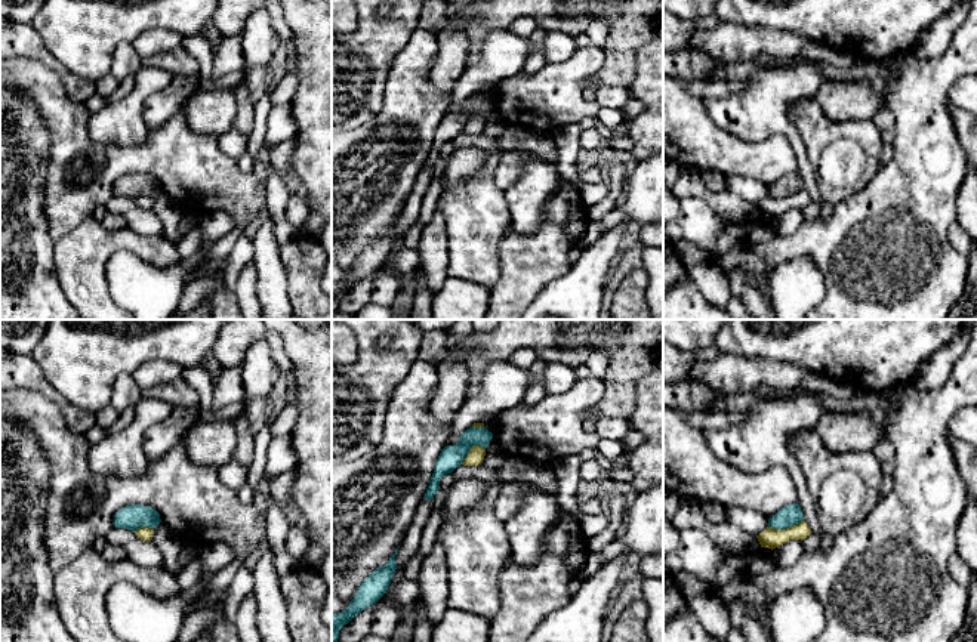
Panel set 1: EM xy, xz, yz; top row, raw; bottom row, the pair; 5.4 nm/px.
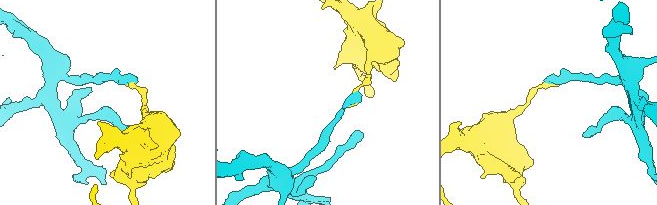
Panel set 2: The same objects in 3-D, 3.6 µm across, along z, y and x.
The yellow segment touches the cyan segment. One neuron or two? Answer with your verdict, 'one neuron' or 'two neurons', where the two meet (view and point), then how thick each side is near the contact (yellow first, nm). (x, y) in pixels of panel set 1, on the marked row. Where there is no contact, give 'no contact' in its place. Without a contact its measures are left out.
two neurons; contact yz (786, 528); calibres 110 and 120 nm

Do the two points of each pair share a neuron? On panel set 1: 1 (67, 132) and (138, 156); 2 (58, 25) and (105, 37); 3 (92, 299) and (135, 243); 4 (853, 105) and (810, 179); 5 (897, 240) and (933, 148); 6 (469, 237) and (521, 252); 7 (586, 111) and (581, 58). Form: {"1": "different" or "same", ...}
{"1": "same", "2": "same", "3": "same", "4": "different", "5": "same", "6": "different", "7": "same"}

